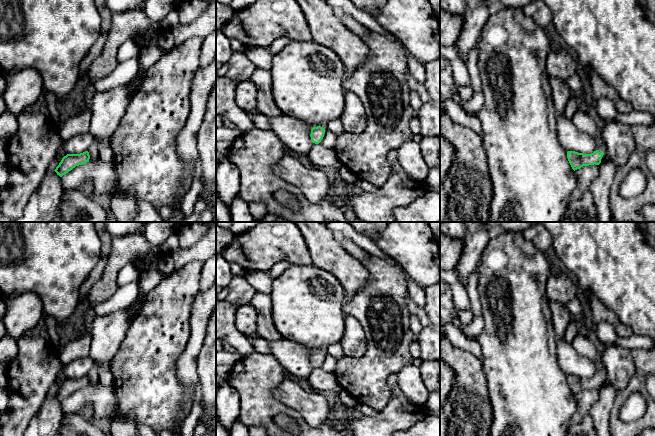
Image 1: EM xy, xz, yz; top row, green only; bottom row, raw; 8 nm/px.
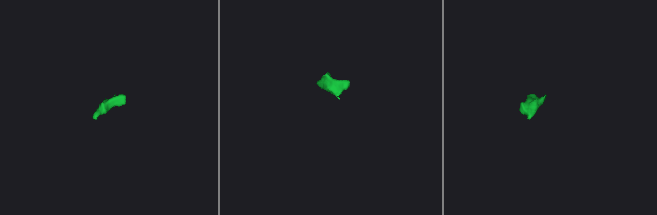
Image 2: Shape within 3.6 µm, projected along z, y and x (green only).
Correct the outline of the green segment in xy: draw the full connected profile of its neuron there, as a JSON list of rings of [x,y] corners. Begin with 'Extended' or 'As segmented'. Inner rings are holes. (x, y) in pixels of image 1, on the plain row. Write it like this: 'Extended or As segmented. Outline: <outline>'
As segmented. Outline: [[[88,375],[80,378],[67,378],[62,382],[61,386],[54,395],[57,397],[57,399],[62,401],[76,390],[89,386],[89,383],[90,379]]]

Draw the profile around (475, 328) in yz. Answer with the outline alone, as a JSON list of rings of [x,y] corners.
[[[480,315],[480,316],[474,316],[471,323],[466,327],[461,327],[461,329],[467,336],[478,337],[483,331],[483,327],[484,327],[484,320],[482,315]]]

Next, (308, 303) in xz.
[[[313,264],[291,265],[272,281],[272,318],[276,329],[284,337],[301,345],[317,348],[339,343],[345,331],[345,290],[329,271]]]

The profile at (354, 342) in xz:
[[[347,314],[345,318],[345,331],[340,341],[344,355],[357,358],[365,354],[367,339],[362,324],[352,315]]]

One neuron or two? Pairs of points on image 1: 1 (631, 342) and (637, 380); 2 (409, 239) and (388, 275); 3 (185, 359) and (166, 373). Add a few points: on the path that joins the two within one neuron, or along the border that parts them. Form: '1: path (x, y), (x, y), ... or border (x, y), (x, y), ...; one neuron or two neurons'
1: border (644, 349), (631, 350); two neurons
2: border (391, 257), (404, 269); two neurons
3: border (187, 344), (176, 367), (176, 376), (182, 387); two neurons

